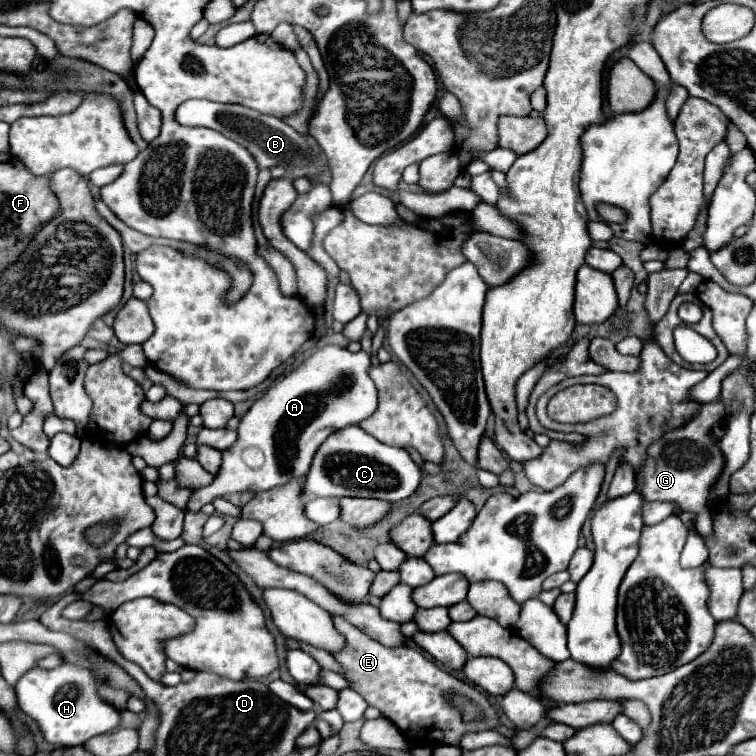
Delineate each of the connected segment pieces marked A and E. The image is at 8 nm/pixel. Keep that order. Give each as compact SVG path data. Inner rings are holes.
M327 345L313 353L301 367L297 367L291 375L271 387L261 399L253 403L253 407L241 417L237 427L237 443L222 452L221 471L213 479L211 485L201 487L191 493L187 509L197 513L201 505L211 503L215 497L229 493L261 493L275 487L281 487L293 479L303 479L309 471L309 463L317 451L317 447L341 427L357 425L361 419L367 419L377 409L377 387L369 379L367 369L371 365L371 357L365 351L351 353L345 347Z
M331 615L331 619L335 629L345 637L345 647L333 653L333 657L343 667L343 677L349 681L349 687L357 691L369 705L377 707L409 739L411 745L445 743L461 747L459 741L467 731L495 729L501 723L497 709L477 687L445 673L417 649L411 647L389 649L379 641L371 639L369 635L365 635L355 625L351 625L345 617ZM447 691L457 691L473 699L485 711L485 719L477 723L463 723L459 711L447 705L443 697Z

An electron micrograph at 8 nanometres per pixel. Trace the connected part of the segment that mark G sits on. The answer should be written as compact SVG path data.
M721 401L705 403L701 415L687 423L685 427L667 433L663 439L649 447L649 459L645 461L643 471L637 475L637 489L643 493L647 501L673 501L683 511L691 511L697 515L695 529L701 535L713 532L711 514L707 508L707 499L711 489L719 481L725 457L717 447L717 441L711 437L711 427L725 415L725 407Z

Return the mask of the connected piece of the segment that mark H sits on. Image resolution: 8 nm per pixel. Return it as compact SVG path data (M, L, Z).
M63 663L57 669L33 669L17 683L19 709L29 715L45 741L57 747L85 745L95 735L103 735L121 723L121 713L97 695L97 685L92 676L79 676L79 667Z

